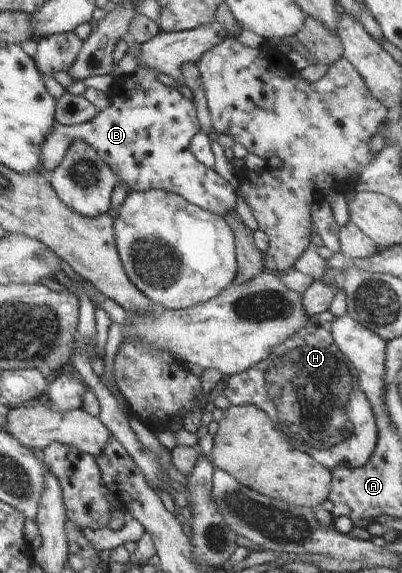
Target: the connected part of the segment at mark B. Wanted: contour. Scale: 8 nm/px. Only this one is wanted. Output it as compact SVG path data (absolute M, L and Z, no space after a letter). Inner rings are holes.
M137 67L125 82L127 94L114 97L110 106L88 123L63 125L56 121L41 144L39 172L49 175L62 162L71 142L80 139L96 150L115 172L117 184L128 186L128 193L148 189L176 193L189 203L224 217L236 208L236 190L214 169L198 162L191 153L191 138L201 127L196 107L193 101L182 95L180 89L168 87L158 80L159 74L152 67Z

